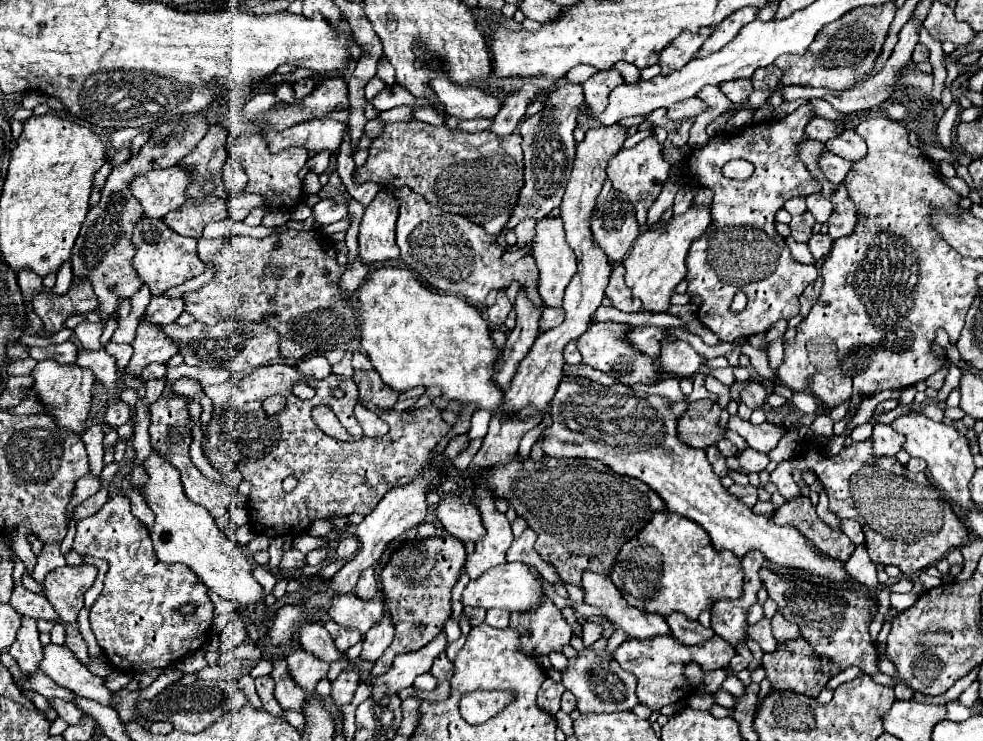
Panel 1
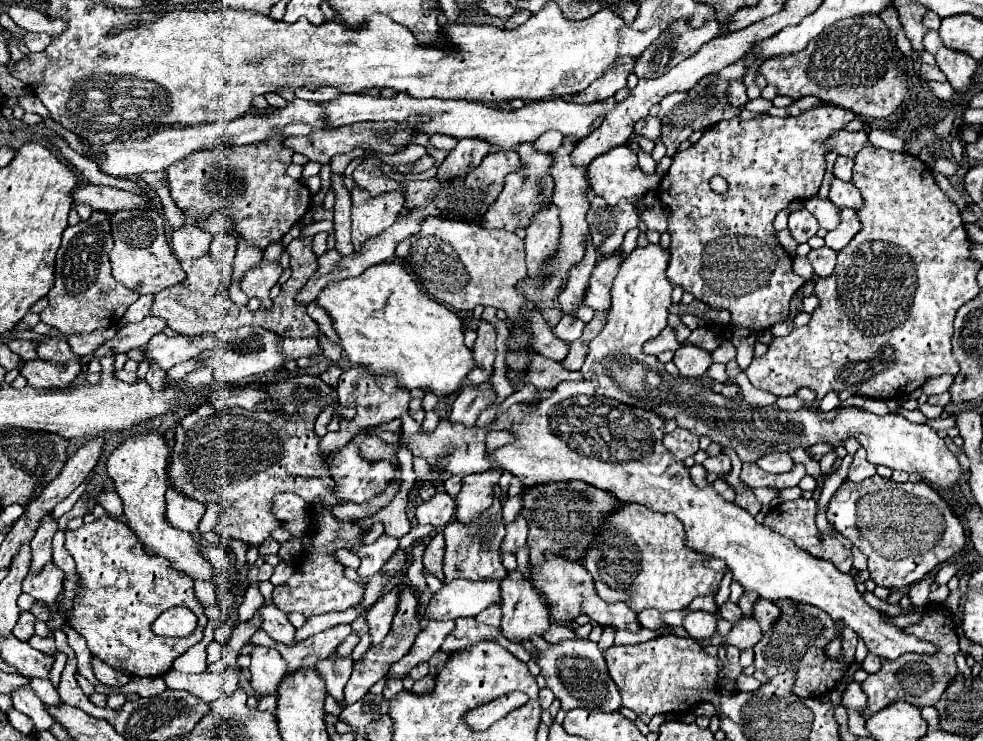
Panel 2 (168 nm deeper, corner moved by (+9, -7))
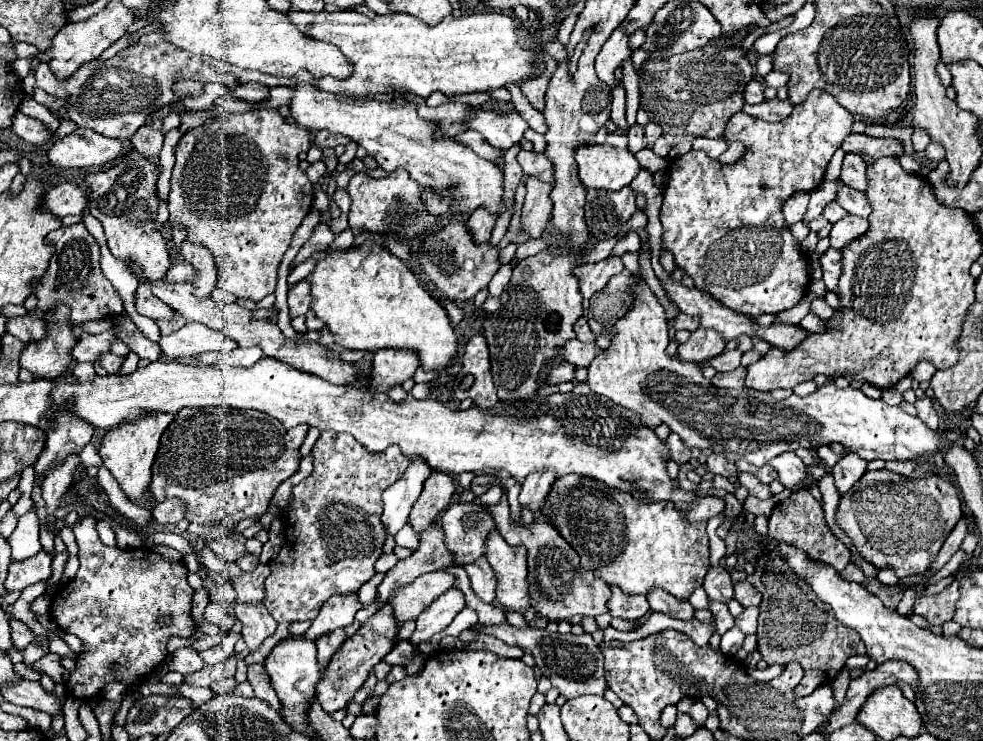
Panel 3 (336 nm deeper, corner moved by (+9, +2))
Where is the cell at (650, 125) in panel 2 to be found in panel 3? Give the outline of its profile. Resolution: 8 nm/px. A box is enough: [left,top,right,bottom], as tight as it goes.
[627,125,647,155]

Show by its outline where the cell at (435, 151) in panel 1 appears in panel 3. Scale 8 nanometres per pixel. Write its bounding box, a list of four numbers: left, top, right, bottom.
[519,151,555,185]

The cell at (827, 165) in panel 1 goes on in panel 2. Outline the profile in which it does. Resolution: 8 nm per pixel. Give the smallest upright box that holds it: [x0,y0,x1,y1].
[829,178,861,210]

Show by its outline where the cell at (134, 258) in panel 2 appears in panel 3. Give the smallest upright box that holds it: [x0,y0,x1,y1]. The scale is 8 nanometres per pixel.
[83,149,171,279]

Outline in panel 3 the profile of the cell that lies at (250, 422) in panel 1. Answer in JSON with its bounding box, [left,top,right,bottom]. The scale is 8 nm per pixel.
[151,407,309,525]

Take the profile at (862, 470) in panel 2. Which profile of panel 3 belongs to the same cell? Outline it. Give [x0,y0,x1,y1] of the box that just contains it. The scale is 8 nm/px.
[833,455,865,495]

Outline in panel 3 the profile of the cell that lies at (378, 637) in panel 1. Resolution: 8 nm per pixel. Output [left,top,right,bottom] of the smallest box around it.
[377,519,455,603]

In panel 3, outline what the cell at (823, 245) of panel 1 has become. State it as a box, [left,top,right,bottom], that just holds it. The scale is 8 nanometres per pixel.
[821,249,841,293]

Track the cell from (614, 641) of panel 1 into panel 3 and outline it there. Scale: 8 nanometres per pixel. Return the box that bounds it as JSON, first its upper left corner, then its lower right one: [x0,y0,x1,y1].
[735,607,759,633]

